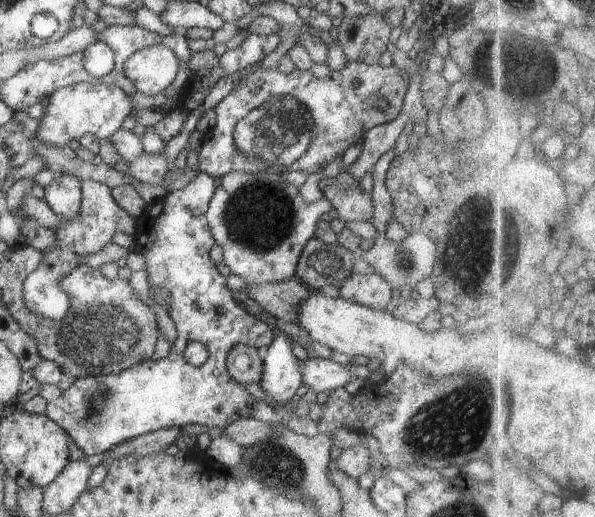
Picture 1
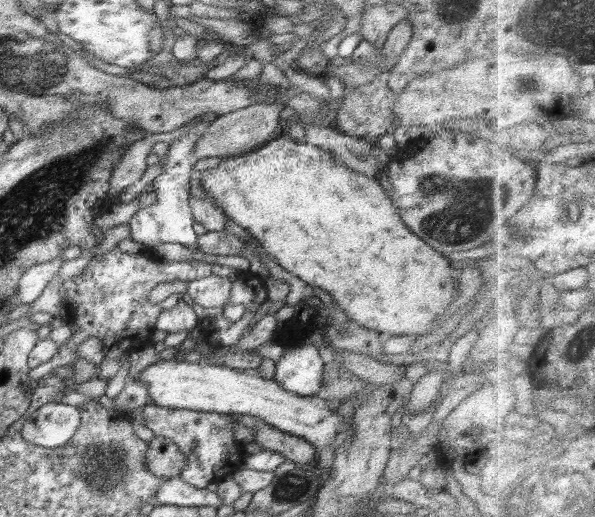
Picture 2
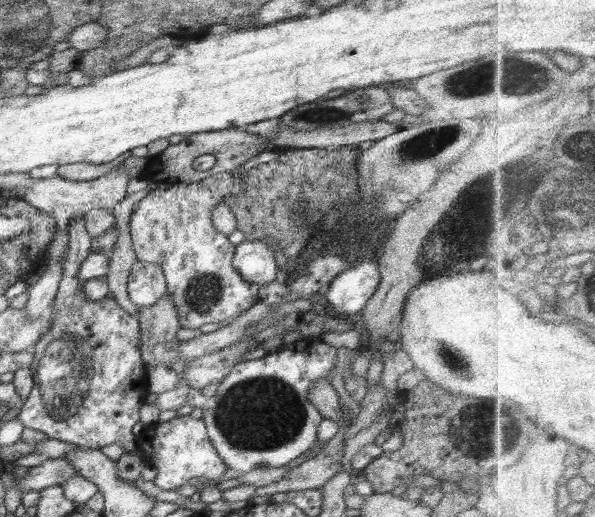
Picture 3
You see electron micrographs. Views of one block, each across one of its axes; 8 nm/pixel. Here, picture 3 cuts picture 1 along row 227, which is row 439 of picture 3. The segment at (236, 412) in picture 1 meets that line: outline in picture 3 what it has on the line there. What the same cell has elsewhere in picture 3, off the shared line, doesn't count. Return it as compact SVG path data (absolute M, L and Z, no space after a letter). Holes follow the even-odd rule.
M188 414L176 416L167 422L150 424L135 436L135 441L137 448L142 450L147 465L158 470L153 484L162 490L176 490L186 483L192 483L196 492L200 492L205 487L218 486L222 482L227 466L212 446L202 419Z

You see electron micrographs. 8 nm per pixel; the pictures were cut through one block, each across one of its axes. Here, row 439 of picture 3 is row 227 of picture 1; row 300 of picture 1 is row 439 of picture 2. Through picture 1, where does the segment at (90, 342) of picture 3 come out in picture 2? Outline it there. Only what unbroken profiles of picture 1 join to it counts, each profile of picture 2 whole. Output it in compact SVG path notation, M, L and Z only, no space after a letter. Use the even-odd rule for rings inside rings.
M48 403L27 415L21 433L32 444L60 448L74 436L80 423L78 407Z

